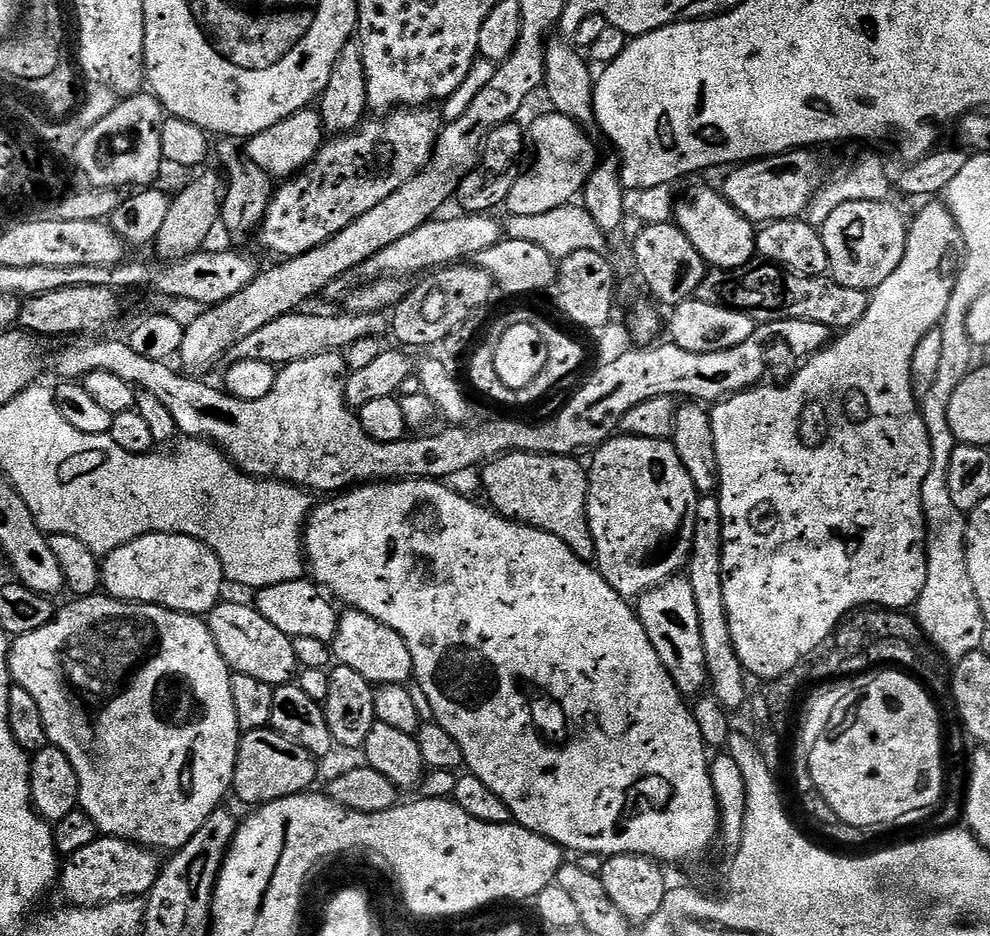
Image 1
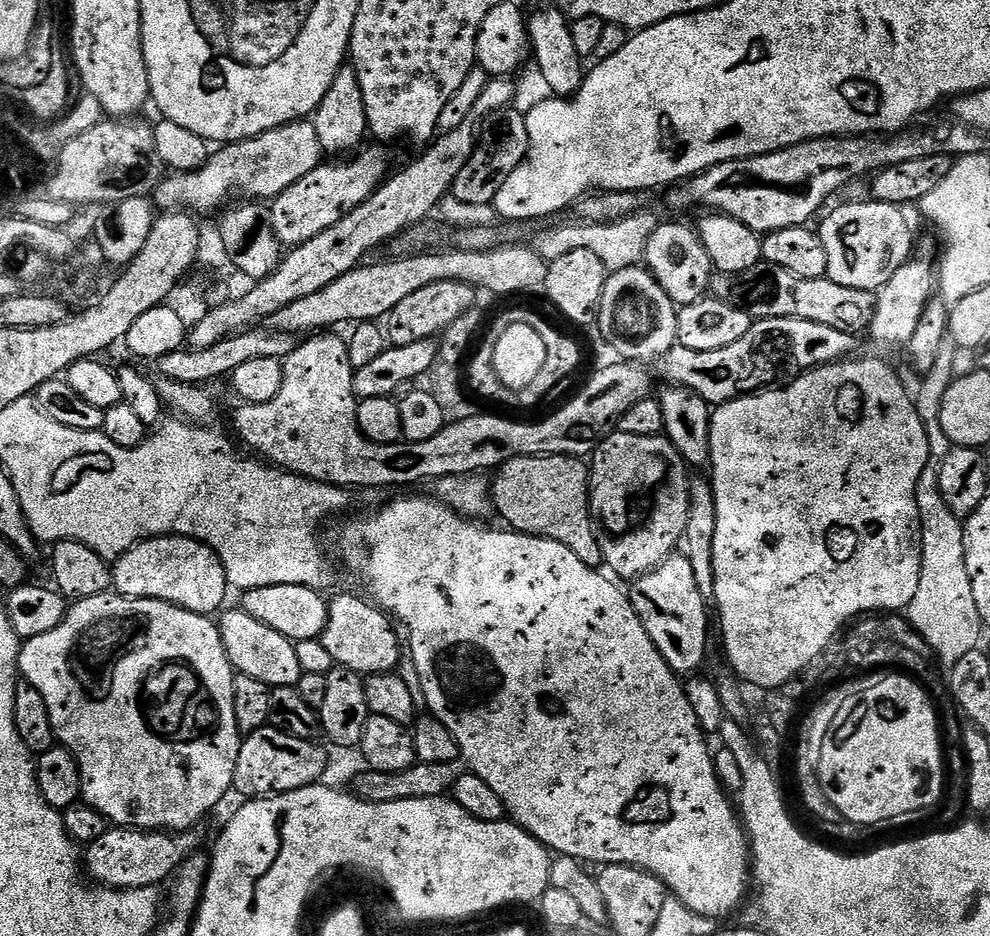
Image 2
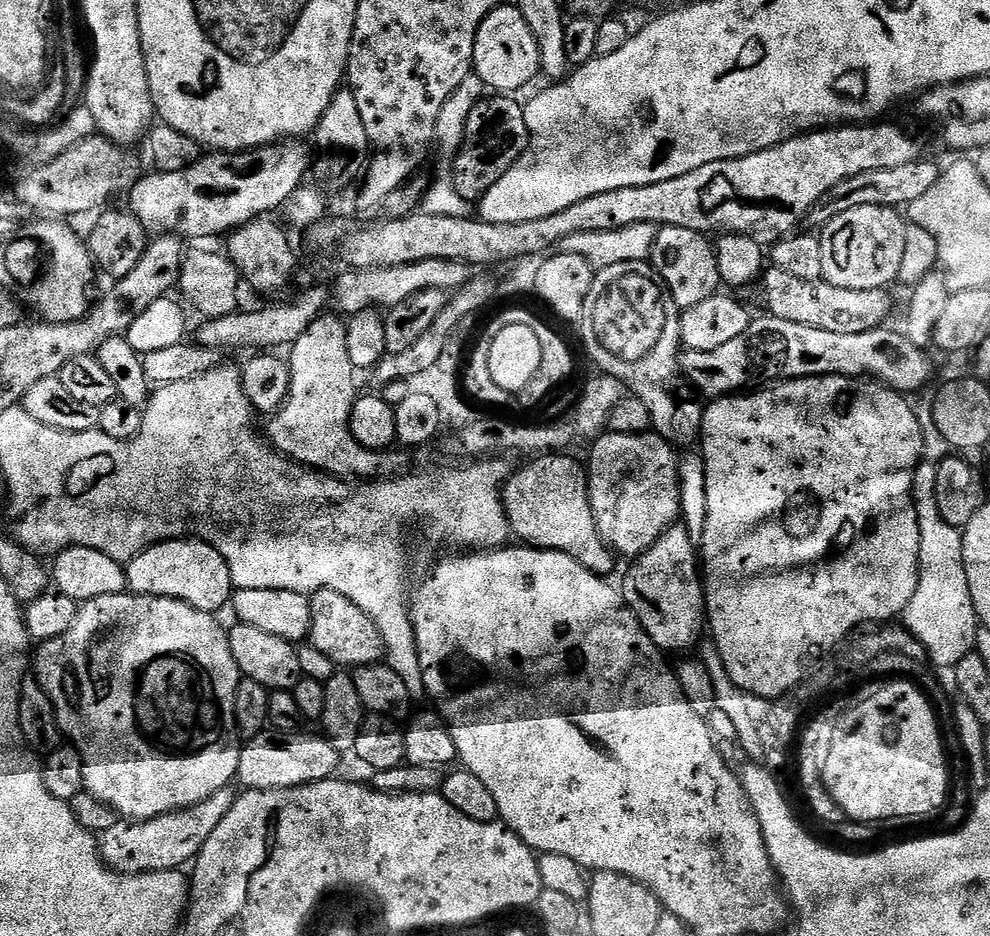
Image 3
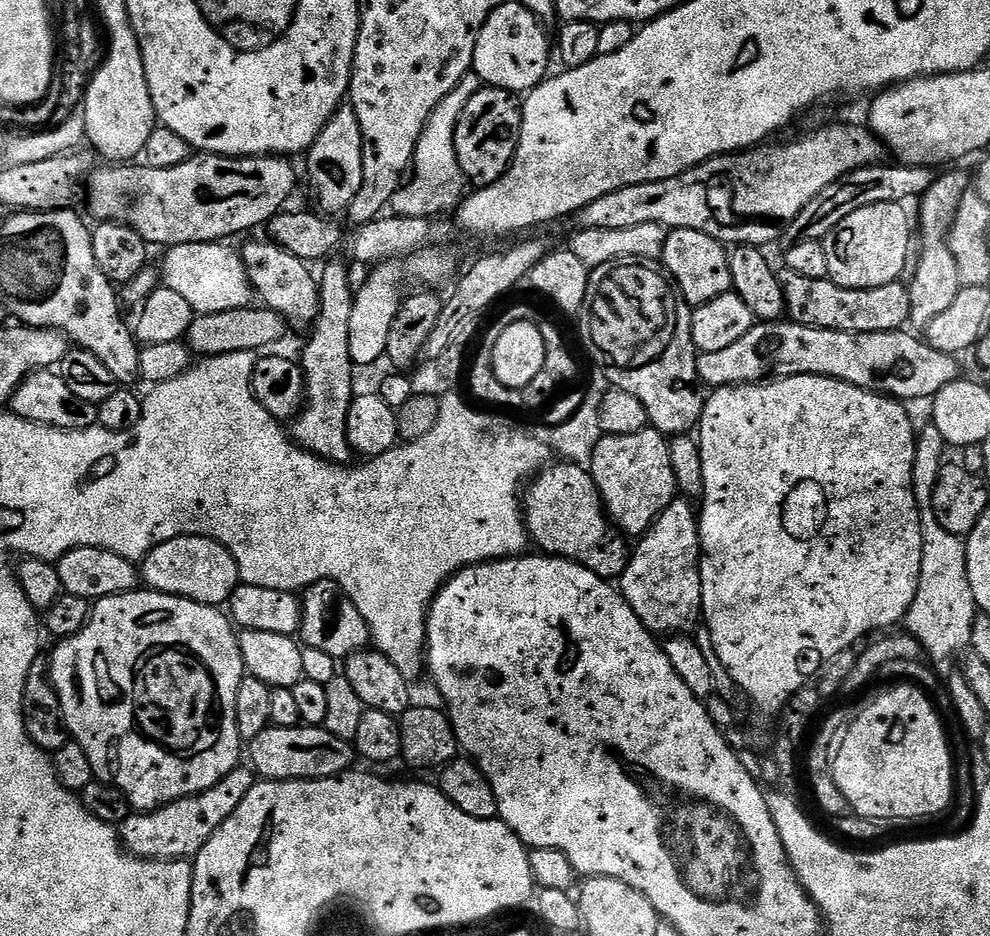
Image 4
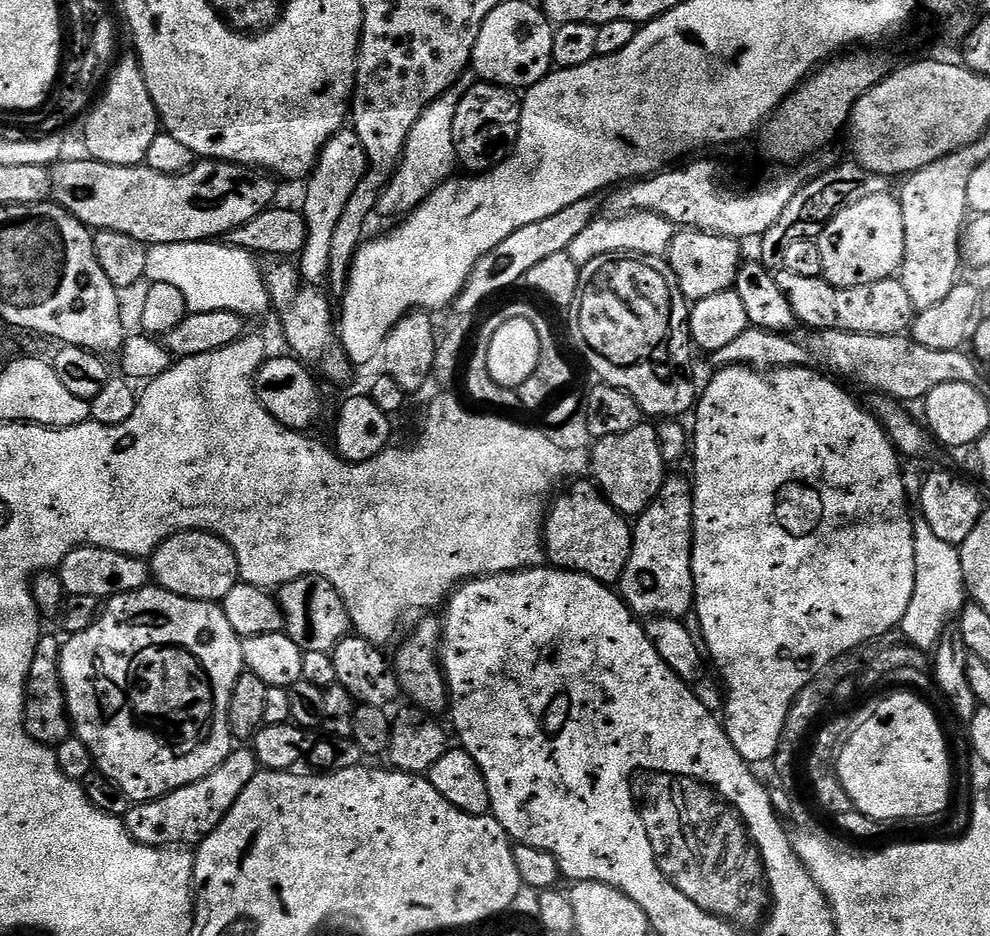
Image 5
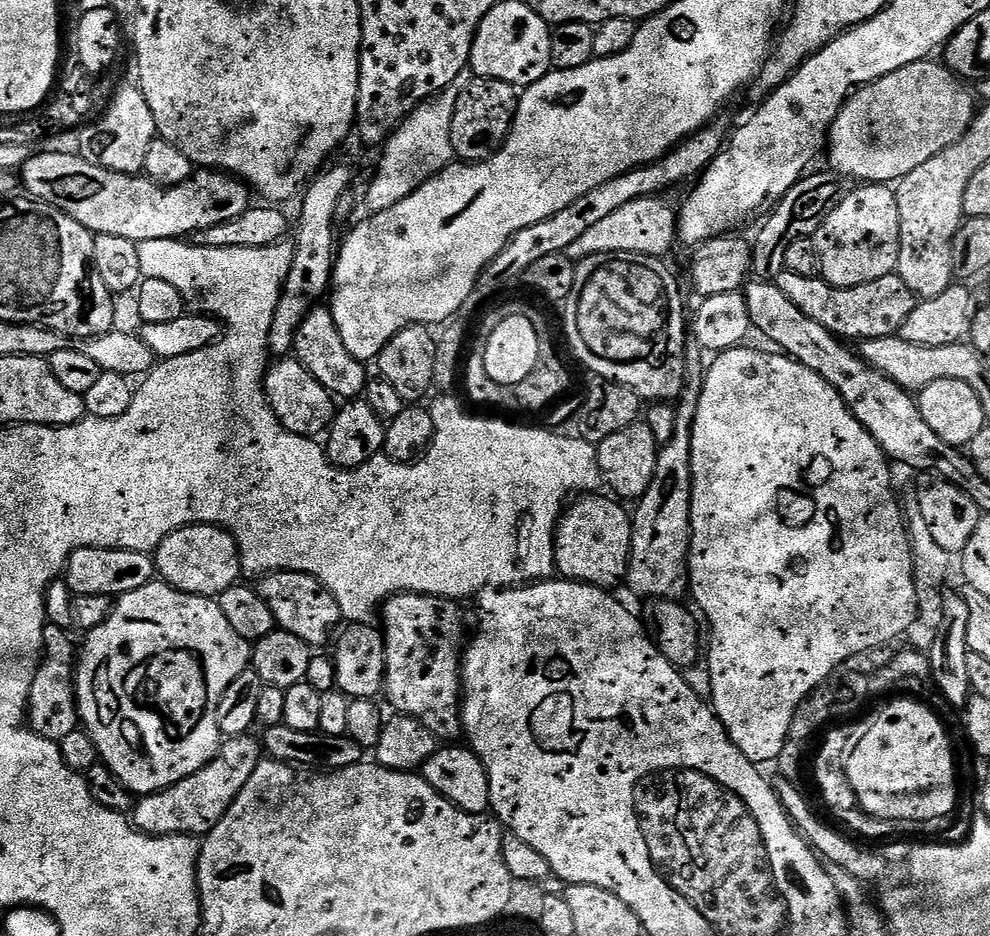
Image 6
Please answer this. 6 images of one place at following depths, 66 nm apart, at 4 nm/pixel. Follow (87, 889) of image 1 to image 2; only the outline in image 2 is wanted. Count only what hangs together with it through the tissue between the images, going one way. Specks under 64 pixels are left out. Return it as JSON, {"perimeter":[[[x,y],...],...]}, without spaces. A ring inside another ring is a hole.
{"perimeter":[[[109,827],[106,834],[102,834],[102,838],[98,838],[98,842],[87,845],[88,864],[86,860],[86,876],[89,881],[95,882],[97,885],[105,888],[114,888],[123,890],[125,888],[156,888],[160,883],[171,881],[176,875],[180,864],[187,856],[193,855],[197,851],[196,848],[200,844],[199,831],[189,830],[179,834],[165,832],[163,830],[137,830],[134,828],[117,828]]]}

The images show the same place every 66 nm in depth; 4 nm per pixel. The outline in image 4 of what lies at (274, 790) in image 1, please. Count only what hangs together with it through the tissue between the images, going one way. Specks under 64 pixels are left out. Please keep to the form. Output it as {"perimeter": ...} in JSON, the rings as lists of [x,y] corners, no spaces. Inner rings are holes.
{"perimeter":[[[301,724],[298,727],[269,727],[249,741],[249,763],[261,779],[320,779],[339,776],[349,771],[356,762],[355,747],[349,740],[335,738],[334,734],[319,725]]]}

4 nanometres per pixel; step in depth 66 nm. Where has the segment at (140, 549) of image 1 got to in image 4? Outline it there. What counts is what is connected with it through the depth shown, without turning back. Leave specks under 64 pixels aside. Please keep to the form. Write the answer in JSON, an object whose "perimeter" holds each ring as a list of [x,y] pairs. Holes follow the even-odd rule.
{"perimeter":[[[179,536],[170,542],[162,542],[142,561],[142,580],[151,591],[165,592],[171,596],[184,596],[199,604],[211,604],[213,606],[227,605],[232,591],[241,584],[240,571],[236,560],[218,542],[201,536]]]}

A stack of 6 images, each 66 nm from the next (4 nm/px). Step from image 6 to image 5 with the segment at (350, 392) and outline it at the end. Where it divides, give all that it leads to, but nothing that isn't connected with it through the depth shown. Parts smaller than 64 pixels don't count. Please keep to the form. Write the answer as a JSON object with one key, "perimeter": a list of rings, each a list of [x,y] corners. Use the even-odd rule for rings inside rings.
{"perimeter":[[[272,262],[269,264],[272,265],[263,269],[264,285],[272,299],[274,312],[280,315],[284,336],[292,347],[289,348],[291,355],[309,366],[320,364],[319,375],[321,377],[324,375],[330,383],[346,383],[352,376],[354,365],[338,343],[338,328],[334,323],[334,308],[332,312],[331,304],[333,301],[319,287],[305,284],[300,276],[300,269],[295,263]]]}

